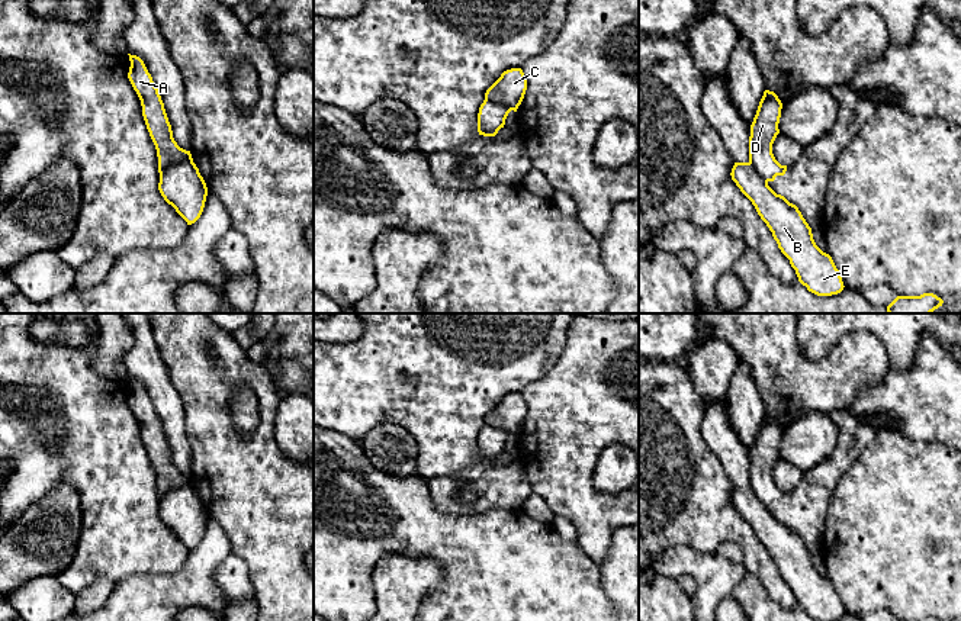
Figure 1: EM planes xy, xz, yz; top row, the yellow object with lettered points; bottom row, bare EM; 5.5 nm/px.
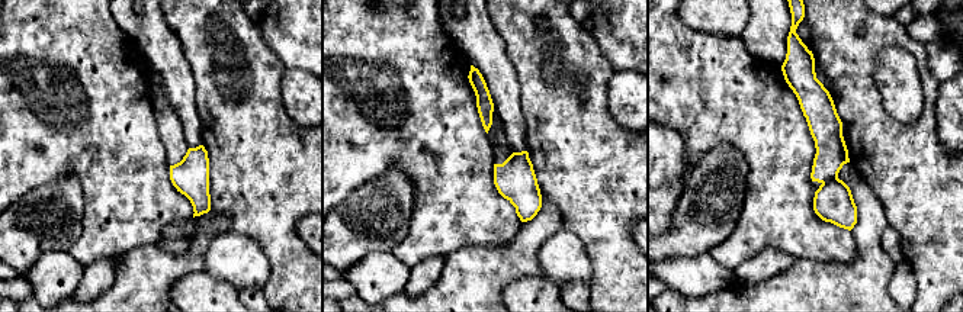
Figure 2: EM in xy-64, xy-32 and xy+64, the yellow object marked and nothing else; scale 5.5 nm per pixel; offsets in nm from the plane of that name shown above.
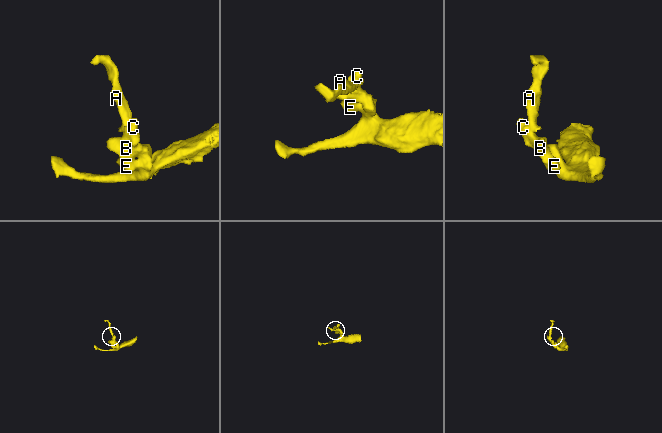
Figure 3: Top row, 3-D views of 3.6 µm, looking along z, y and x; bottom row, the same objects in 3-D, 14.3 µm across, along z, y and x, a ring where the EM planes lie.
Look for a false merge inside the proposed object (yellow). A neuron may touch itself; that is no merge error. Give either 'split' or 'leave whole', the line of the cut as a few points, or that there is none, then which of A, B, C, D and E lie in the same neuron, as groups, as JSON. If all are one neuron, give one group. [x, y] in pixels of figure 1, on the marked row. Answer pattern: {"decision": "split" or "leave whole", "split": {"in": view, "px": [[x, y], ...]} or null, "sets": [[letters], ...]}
{"decision": "split", "split": {"in": "xy", "px": [[190, 154], [170, 164], [160, 174]]}, "sets": [["A", "D"], ["B", "C", "E"]]}

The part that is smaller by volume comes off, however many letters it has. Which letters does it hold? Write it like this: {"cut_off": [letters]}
{"cut_off": ["A", "D"]}

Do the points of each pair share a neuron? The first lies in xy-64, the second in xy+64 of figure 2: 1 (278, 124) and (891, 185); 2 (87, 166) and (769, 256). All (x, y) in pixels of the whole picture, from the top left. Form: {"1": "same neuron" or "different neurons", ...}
{"1": "same neuron", "2": "different neurons"}

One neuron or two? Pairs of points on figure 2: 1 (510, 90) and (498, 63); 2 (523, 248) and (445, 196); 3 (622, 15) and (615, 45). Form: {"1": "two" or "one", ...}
{"1": "one", "2": "two", "3": "one"}

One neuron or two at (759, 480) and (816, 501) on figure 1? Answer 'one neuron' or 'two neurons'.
one neuron

